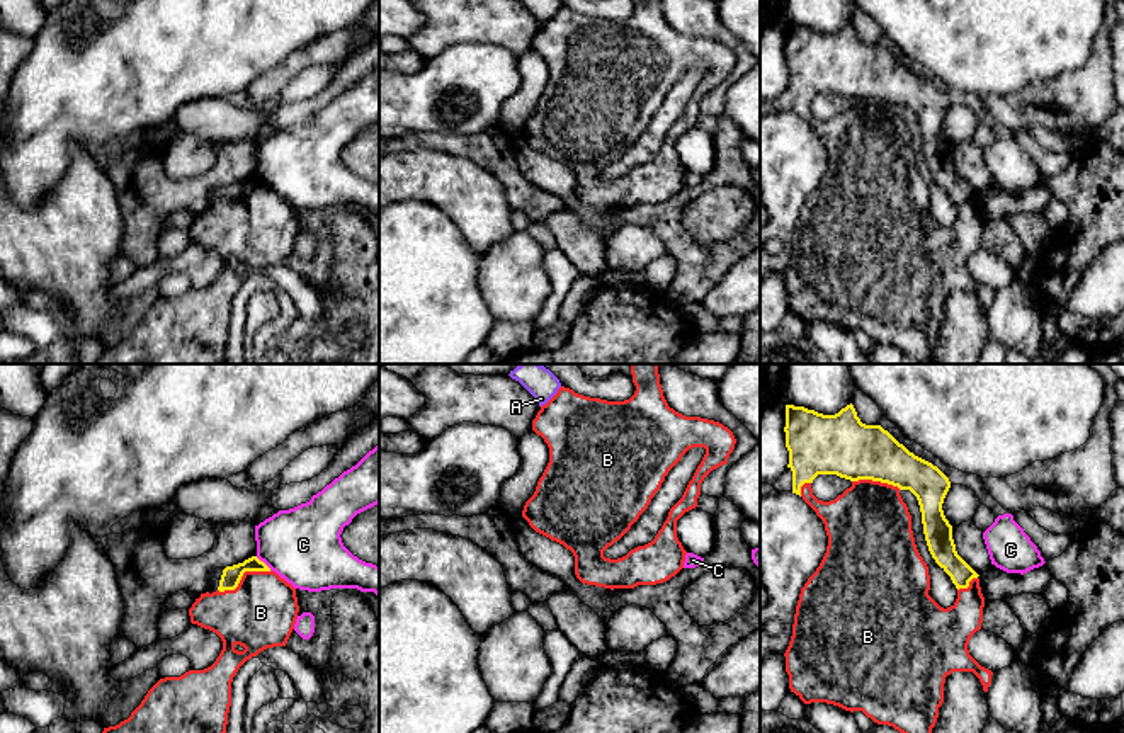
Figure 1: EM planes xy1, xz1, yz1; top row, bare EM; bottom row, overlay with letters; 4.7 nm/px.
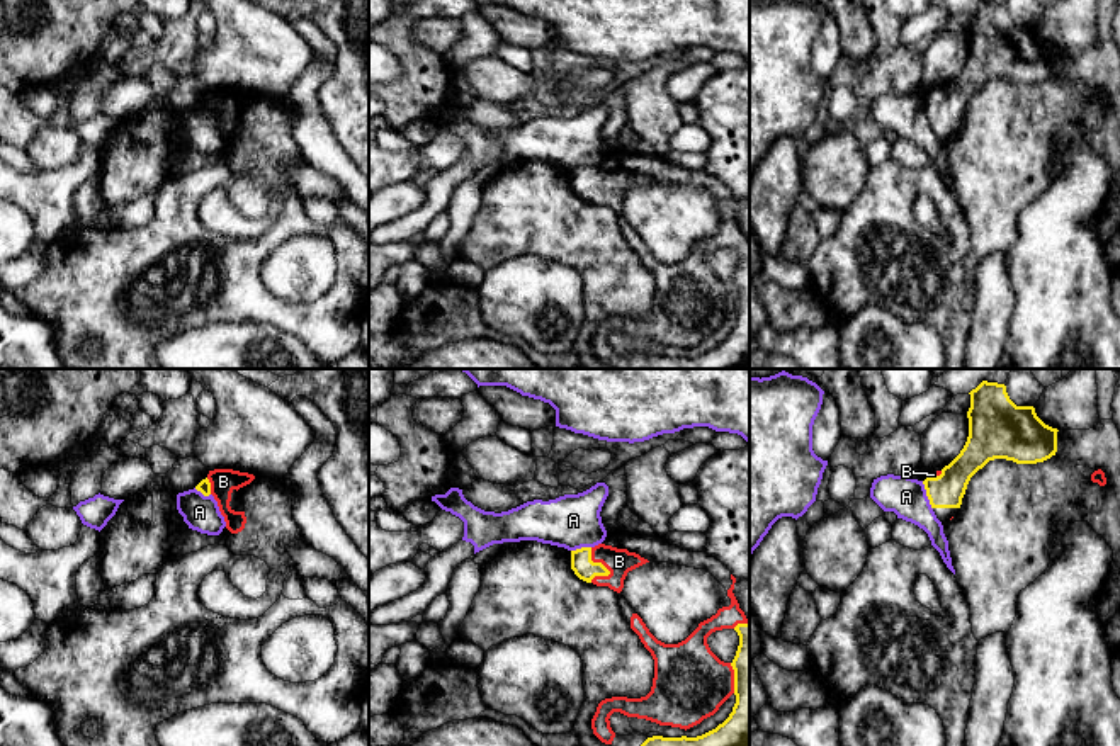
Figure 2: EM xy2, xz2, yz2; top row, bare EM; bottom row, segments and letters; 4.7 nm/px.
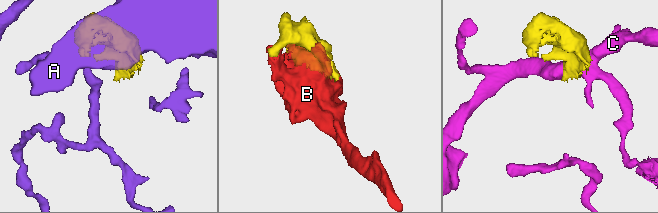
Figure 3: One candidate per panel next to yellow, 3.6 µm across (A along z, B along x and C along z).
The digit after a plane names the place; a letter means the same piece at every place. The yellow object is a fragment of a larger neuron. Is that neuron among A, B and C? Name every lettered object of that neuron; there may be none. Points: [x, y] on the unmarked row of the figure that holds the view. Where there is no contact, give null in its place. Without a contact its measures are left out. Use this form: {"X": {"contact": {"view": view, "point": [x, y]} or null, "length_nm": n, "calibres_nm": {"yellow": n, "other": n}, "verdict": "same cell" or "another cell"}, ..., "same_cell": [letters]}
{"A": {"contact": {"view": "yz2", "point": [927, 114]}, "length_nm": 140, "calibres_nm": {"yellow": 160, "other": 190}, "verdict": "another cell"}, "B": {"contact": {"view": "xy1", "point": [242, 194]}, "length_nm": 260, "calibres_nm": {"yellow": 90, "other": 340}, "verdict": "same cell"}, "C": {"contact": {"view": "xy1", "point": [264, 182]}, "length_nm": 100, "calibres_nm": {"yellow": 90, "other": 360}, "verdict": "another cell"}, "same_cell": ["B"]}

